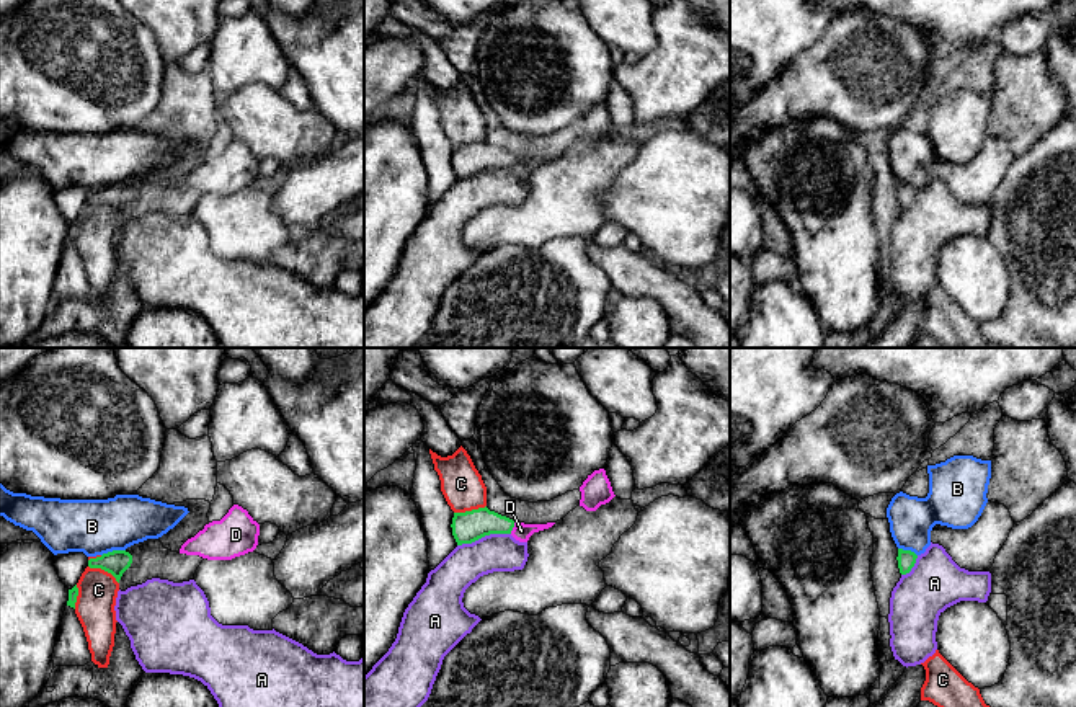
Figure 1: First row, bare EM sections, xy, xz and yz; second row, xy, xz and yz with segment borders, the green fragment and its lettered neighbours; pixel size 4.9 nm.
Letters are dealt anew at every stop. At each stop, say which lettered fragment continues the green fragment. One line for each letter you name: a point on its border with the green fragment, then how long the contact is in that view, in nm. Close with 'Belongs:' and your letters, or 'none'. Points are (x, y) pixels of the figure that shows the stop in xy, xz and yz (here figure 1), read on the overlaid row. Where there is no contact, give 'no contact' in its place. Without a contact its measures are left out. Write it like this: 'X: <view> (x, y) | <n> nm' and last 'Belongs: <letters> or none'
D: xz (513, 526) | 70 nm
Belongs: D

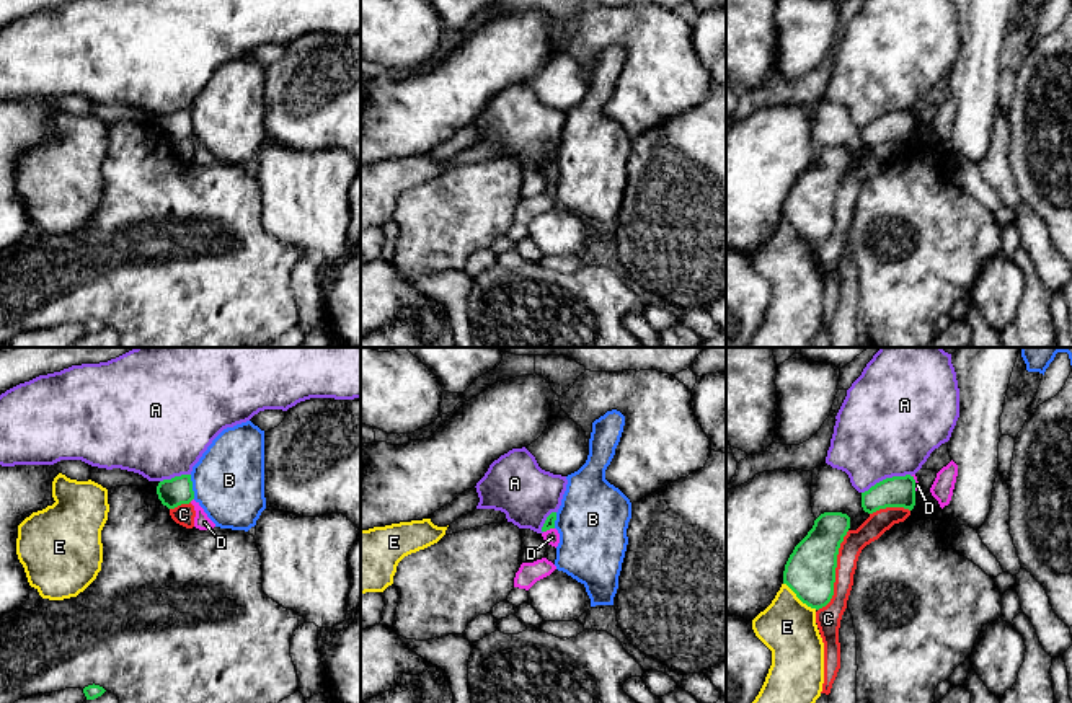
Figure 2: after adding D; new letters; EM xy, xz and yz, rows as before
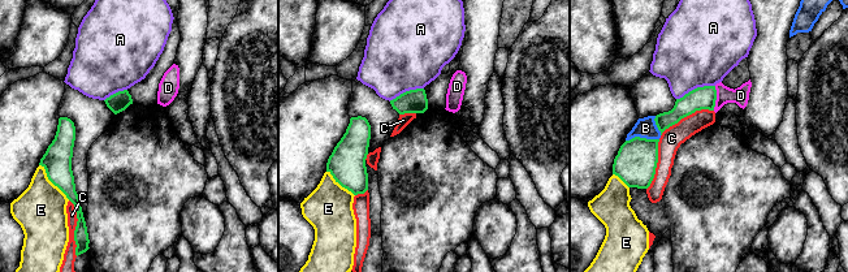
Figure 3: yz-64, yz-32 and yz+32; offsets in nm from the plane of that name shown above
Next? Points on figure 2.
Belongs: none

